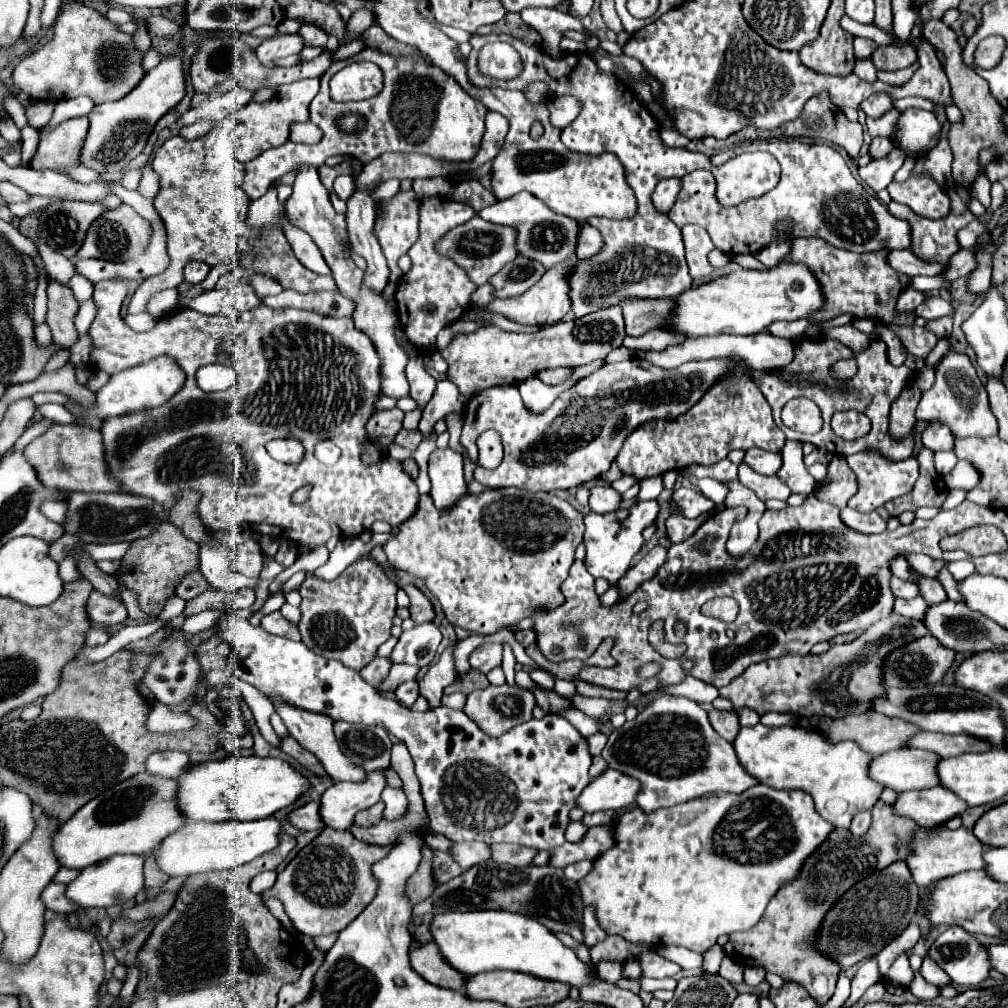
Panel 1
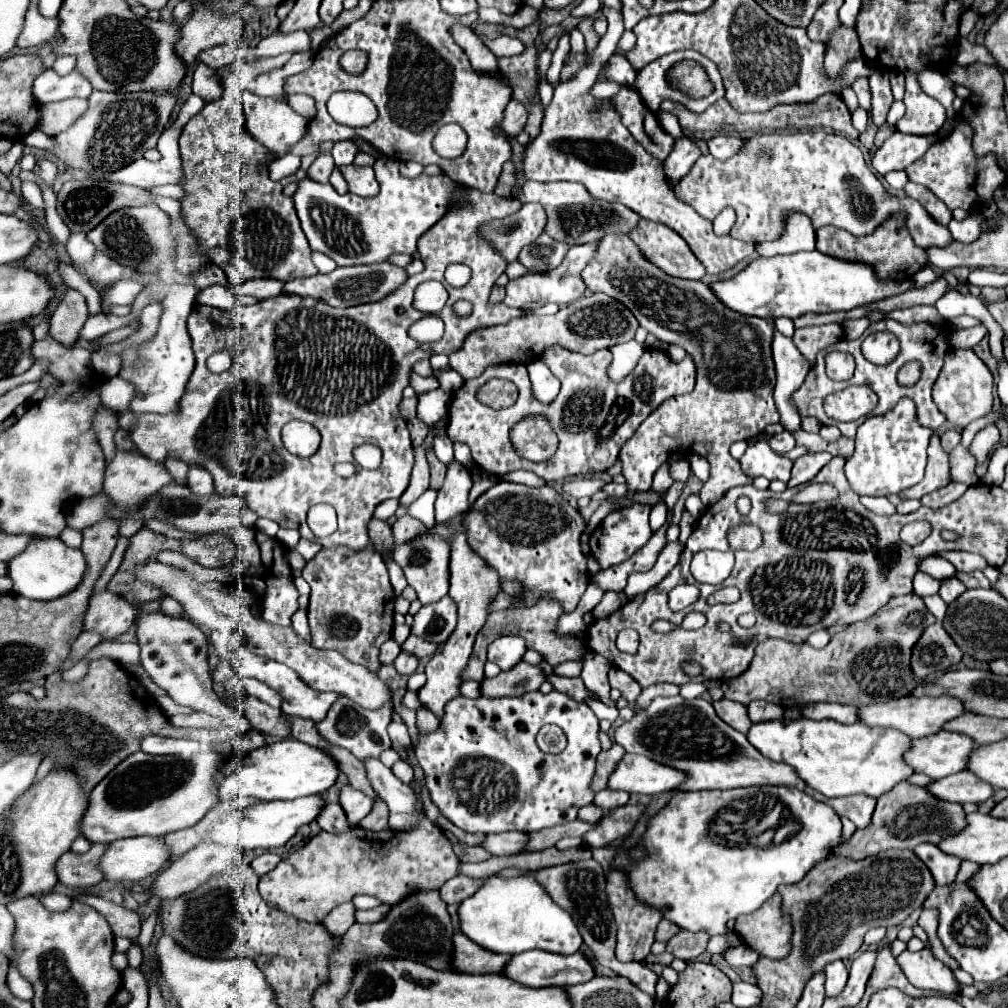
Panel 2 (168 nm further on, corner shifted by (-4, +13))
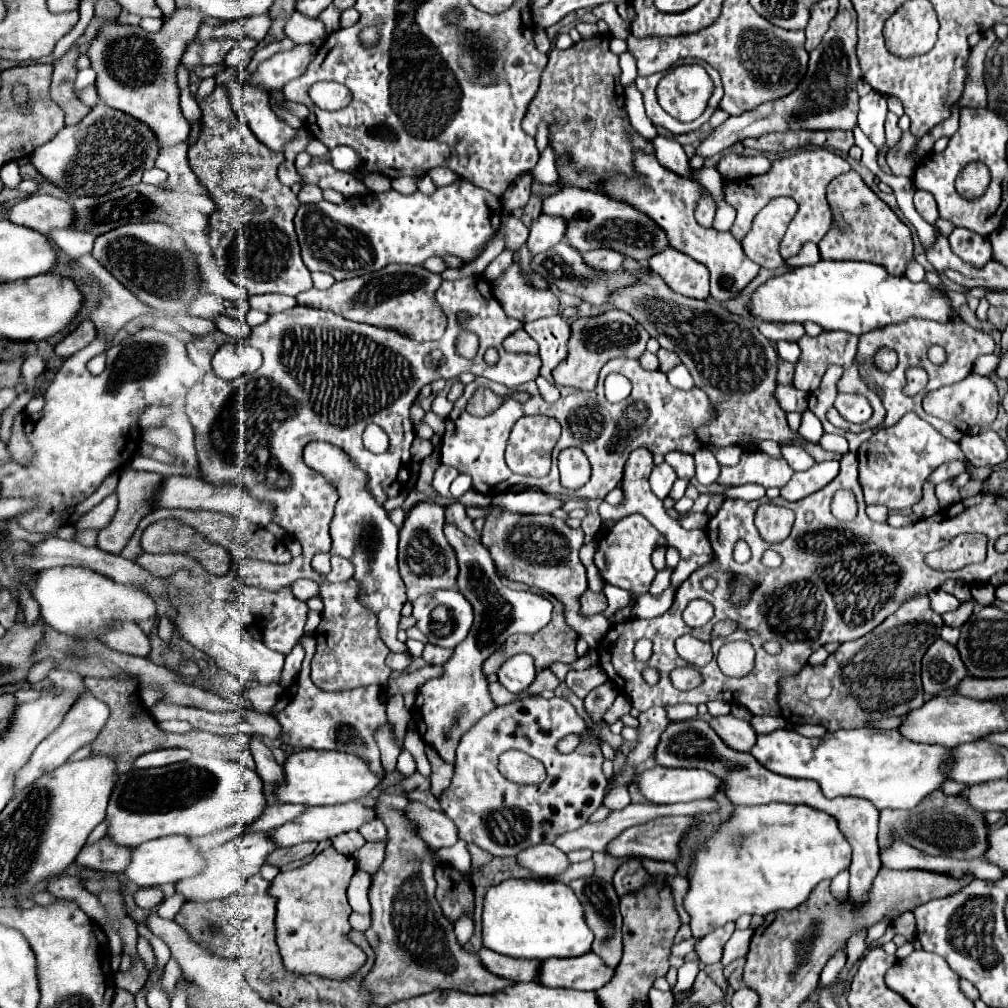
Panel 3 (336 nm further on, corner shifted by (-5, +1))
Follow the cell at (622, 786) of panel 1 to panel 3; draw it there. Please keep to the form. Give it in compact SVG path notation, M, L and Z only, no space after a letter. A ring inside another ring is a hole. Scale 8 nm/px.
M656 766L638 778L638 786L648 802L674 804L712 798L720 792L720 778L698 768Z

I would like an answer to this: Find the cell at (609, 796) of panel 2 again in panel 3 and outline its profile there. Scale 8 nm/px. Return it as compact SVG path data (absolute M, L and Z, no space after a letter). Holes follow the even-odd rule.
M620 784L618 788L612 788L604 798L604 806L608 806L610 810L622 810L626 804L630 804L630 794L628 794L626 784Z

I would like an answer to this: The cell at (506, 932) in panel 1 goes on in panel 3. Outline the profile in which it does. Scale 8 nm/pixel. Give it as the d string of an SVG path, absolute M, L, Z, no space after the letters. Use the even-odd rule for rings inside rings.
M512 878L492 886L484 896L484 916L482 916L482 938L484 946L498 954L512 958L570 958L590 952L592 930L584 920L584 908L568 884L556 880L540 878Z

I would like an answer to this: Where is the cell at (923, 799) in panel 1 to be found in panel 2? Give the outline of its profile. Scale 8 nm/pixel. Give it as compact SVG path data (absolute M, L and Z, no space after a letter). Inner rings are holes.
M961 770L947 778L935 780L931 784L927 784L925 790L937 800L957 802L957 804L965 804L965 802L979 804L993 796L993 788L985 786L985 782L981 782L969 770Z

